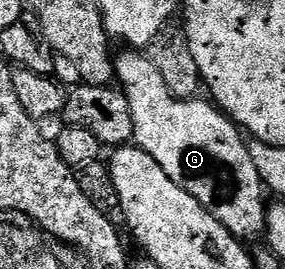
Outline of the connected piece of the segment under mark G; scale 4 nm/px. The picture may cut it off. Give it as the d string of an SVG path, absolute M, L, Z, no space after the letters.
M124 52L128 53L121 57L119 54L114 61L115 80L128 95L130 115L134 115L135 144L152 155L178 187L194 195L235 237L261 236L265 232L266 186L248 153L245 134L211 100L175 97L166 87L166 79L158 75L158 67L143 52Z

